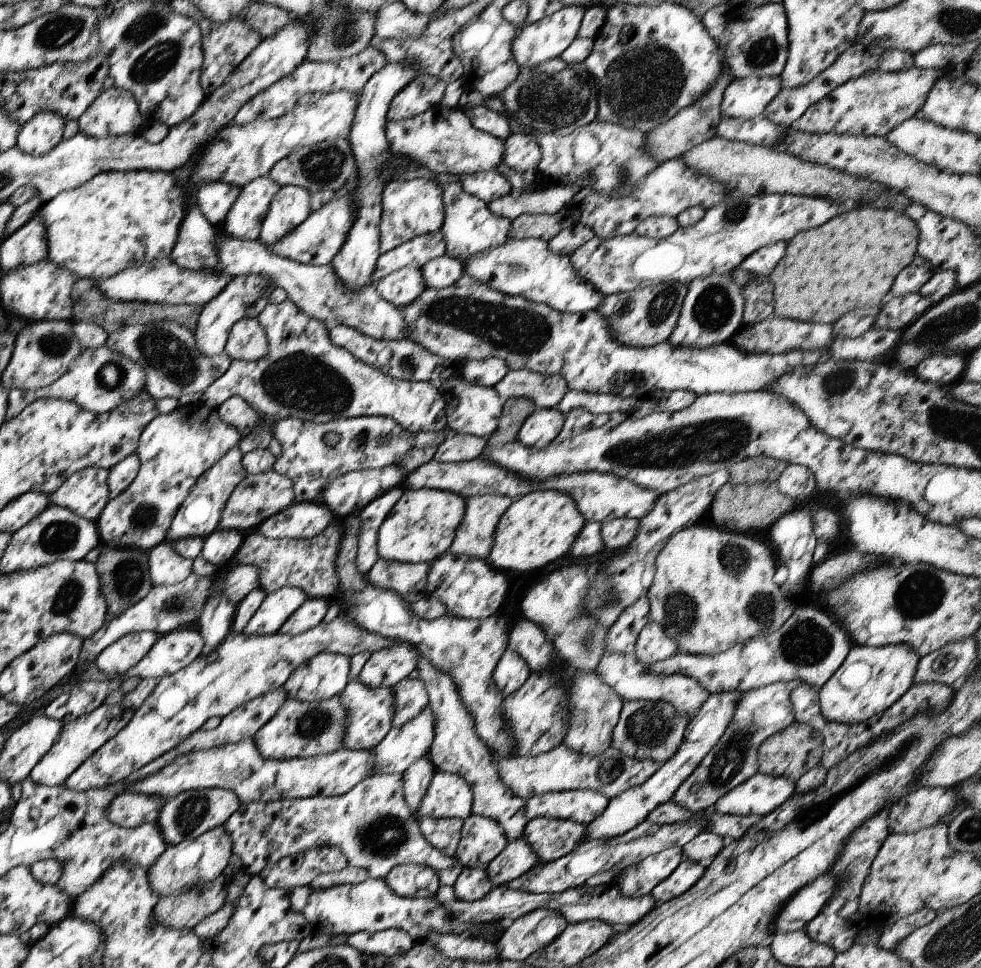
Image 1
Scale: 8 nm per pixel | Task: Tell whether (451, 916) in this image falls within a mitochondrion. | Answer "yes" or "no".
no

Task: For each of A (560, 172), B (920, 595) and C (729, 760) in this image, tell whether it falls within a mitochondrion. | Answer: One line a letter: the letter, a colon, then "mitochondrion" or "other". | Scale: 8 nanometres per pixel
A: other
B: mitochondrion
C: mitochondrion

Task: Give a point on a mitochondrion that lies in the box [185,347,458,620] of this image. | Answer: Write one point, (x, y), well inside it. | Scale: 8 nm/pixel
(300, 382)

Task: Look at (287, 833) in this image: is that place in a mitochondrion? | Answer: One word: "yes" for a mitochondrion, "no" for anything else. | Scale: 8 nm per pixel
no

